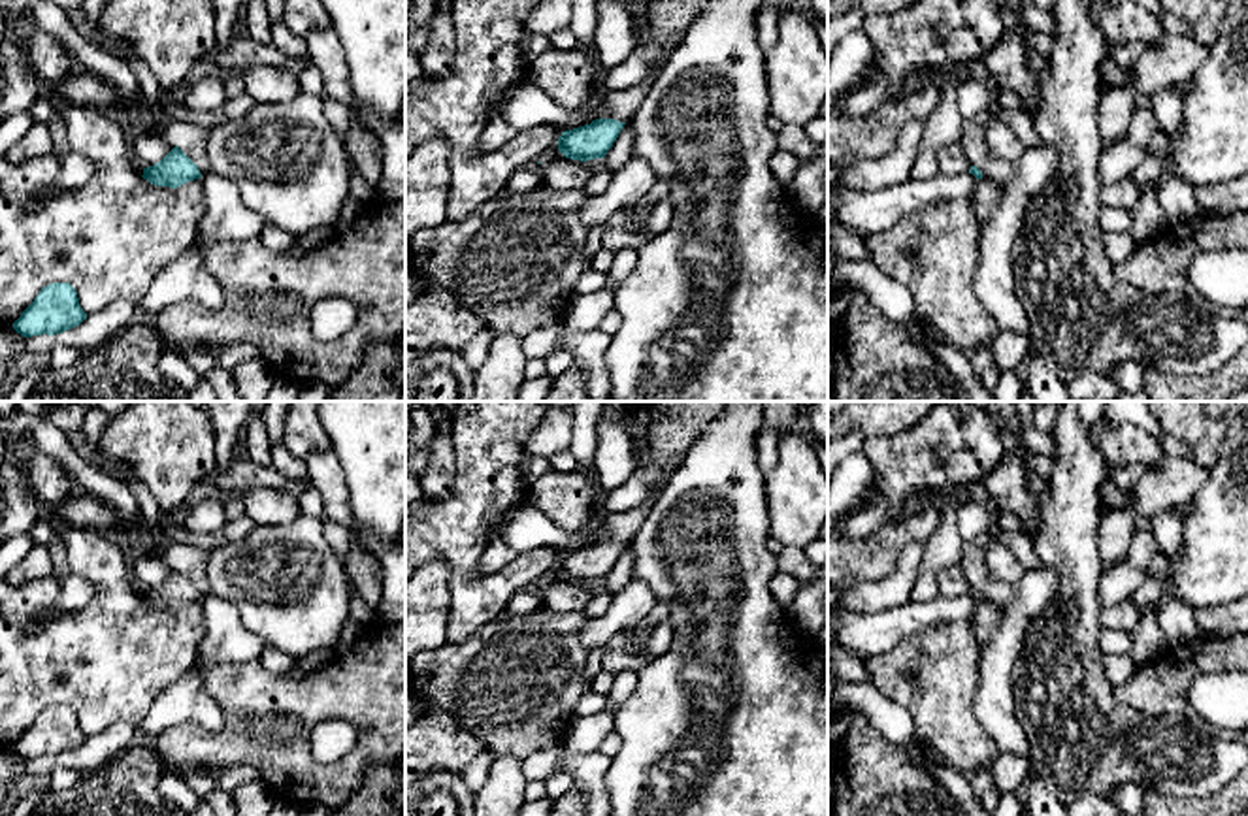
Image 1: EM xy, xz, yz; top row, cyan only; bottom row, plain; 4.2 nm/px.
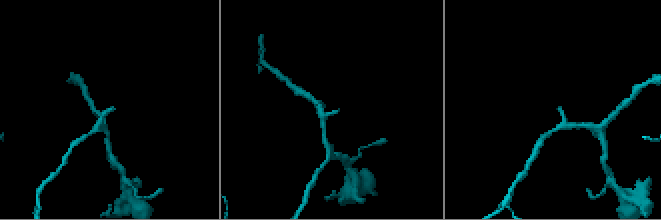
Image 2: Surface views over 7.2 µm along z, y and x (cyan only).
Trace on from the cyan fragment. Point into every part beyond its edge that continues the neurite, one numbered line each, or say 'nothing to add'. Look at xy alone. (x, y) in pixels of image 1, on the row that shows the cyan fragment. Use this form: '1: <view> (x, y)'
nothing to add

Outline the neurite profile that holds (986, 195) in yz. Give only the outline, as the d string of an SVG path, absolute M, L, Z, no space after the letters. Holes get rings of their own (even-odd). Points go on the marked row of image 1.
M988 177L978 179L971 200L973 215L978 226L993 215L999 200L1001 183Z

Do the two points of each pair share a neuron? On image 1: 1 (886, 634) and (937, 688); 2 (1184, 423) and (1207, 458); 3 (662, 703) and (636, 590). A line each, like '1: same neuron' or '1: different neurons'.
1: different neurons
2: same neuron
3: different neurons

